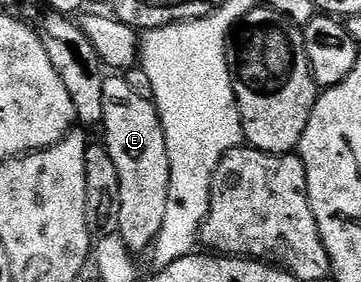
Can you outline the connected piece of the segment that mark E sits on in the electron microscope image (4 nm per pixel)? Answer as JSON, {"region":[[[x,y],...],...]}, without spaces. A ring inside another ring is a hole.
{"region":[[[107,76],[103,79],[105,112],[101,131],[107,139],[105,145],[121,184],[121,220],[118,235],[124,246],[132,252],[150,251],[155,237],[161,232],[165,220],[165,204],[169,192],[169,160],[165,148],[163,125],[154,102],[141,100],[129,88],[126,77]]]}

